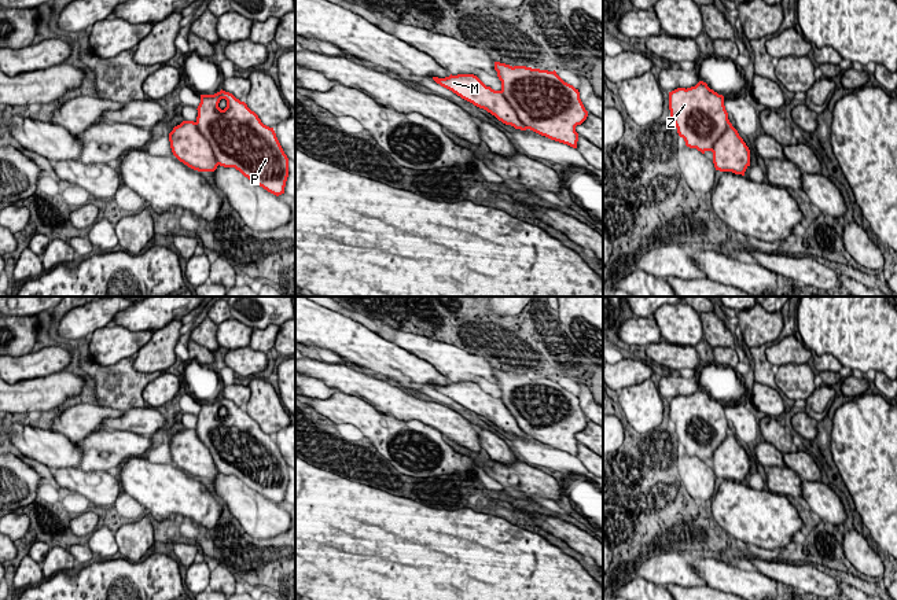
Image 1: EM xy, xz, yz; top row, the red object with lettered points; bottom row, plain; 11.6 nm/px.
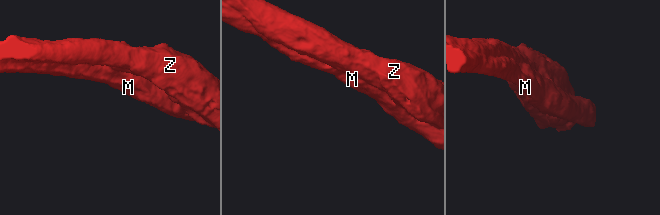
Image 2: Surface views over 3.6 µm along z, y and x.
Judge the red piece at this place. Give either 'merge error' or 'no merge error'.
no merge error

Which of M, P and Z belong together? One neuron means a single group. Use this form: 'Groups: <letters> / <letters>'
Groups: M P Z

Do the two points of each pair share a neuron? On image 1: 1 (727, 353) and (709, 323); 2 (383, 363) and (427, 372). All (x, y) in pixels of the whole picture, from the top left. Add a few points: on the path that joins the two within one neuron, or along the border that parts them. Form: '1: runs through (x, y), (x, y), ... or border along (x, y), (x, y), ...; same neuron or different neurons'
1: runs through (724, 346), (714, 330); same neuron
2: runs through (394, 363), (411, 372), (416, 372); same neuron

